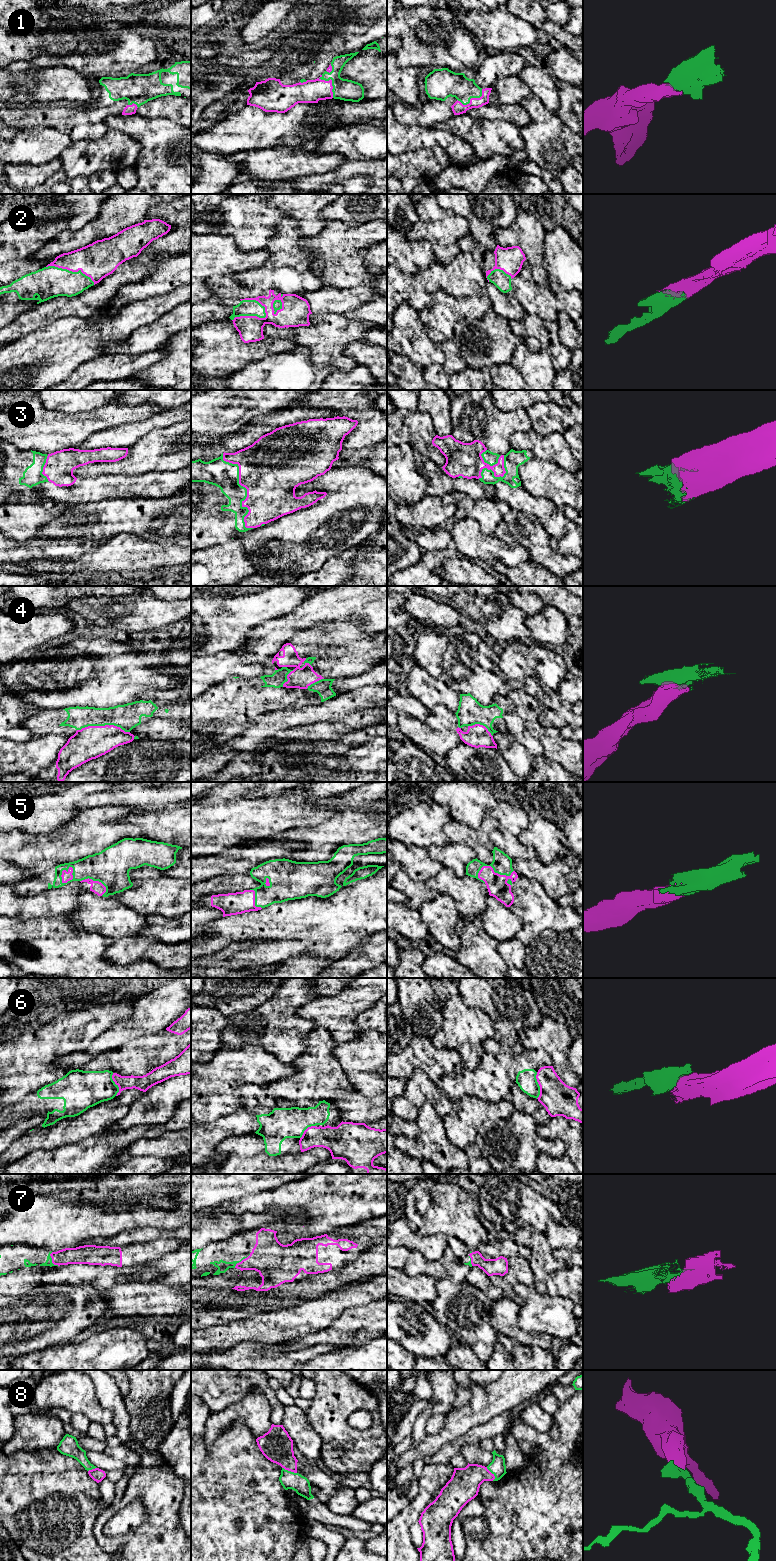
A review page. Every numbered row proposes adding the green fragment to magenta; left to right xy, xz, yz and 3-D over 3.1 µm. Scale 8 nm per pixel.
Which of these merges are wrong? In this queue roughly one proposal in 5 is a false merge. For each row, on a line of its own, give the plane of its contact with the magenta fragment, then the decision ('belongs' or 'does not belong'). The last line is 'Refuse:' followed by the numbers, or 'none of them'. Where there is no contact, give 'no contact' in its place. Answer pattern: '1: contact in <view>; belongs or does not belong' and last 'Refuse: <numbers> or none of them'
1: contact in xz; belongs
2: contact in xz; belongs
3: contact in xz; belongs
4: contact in xy; does not belong
5: contact in yz; belongs
6: contact in yz; does not belong
7: contact in xz; belongs
8: contact in xz; belongs
Refuse: 4, 6

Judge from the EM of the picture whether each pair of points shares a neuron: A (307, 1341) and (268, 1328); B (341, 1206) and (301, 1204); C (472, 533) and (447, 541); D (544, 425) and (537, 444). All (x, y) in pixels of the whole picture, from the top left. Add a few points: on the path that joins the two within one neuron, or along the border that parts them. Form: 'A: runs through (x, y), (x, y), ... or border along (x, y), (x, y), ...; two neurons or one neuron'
A: border along (317, 1330), (294, 1338); two neurons
B: runs through (331, 1206), (311, 1206); one neuron
C: border along (449, 531), (454, 546); two neurons
D: border along (532, 428), (541, 434), (562, 434); two neurons

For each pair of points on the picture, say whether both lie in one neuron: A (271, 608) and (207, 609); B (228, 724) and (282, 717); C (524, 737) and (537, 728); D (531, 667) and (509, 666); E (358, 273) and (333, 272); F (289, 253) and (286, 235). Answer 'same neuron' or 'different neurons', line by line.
A: same neuron
B: different neurons
C: different neurons
D: same neuron
E: same neuron
F: same neuron

